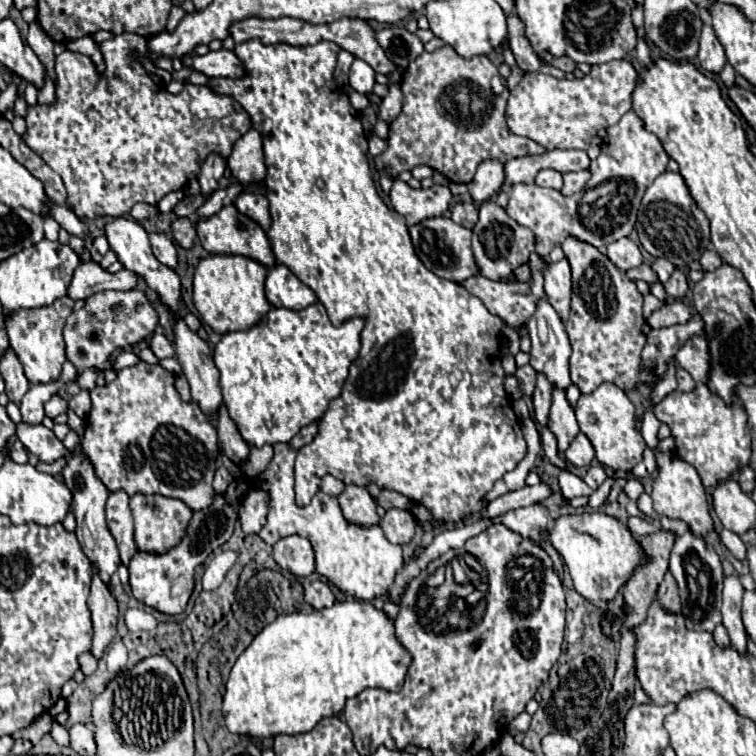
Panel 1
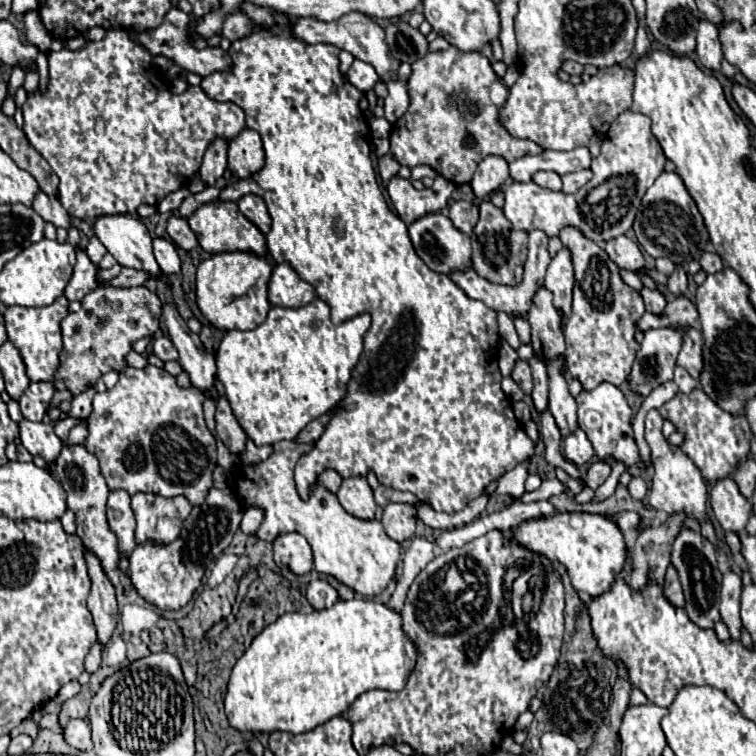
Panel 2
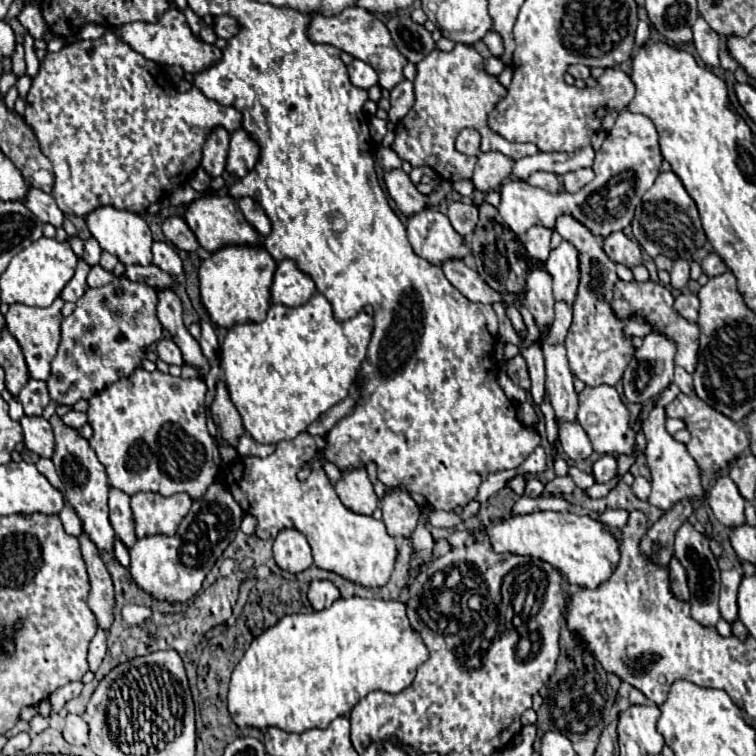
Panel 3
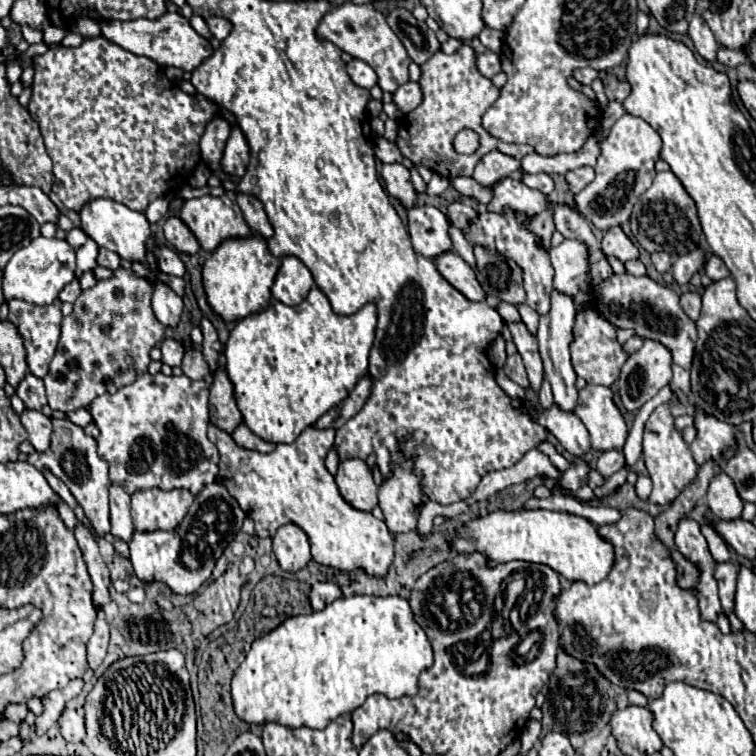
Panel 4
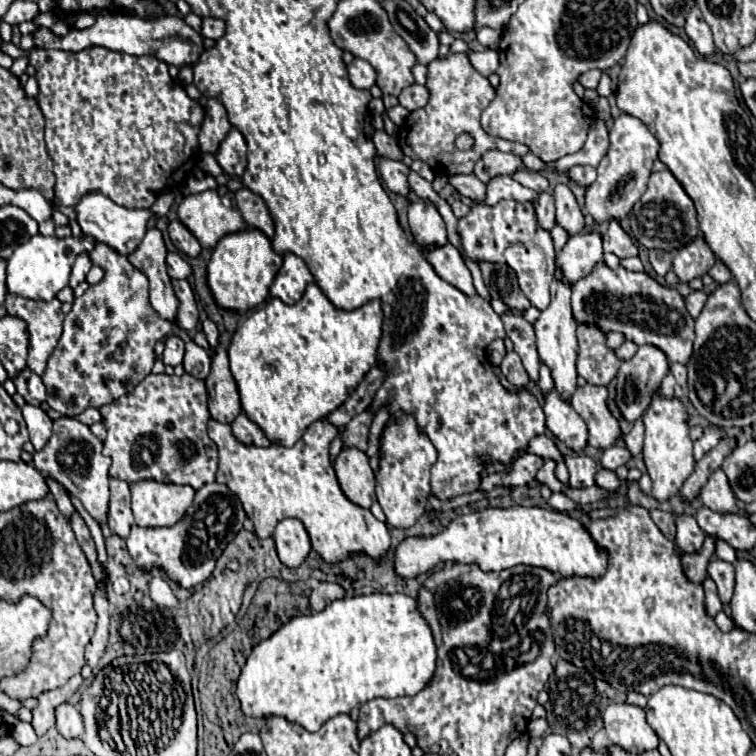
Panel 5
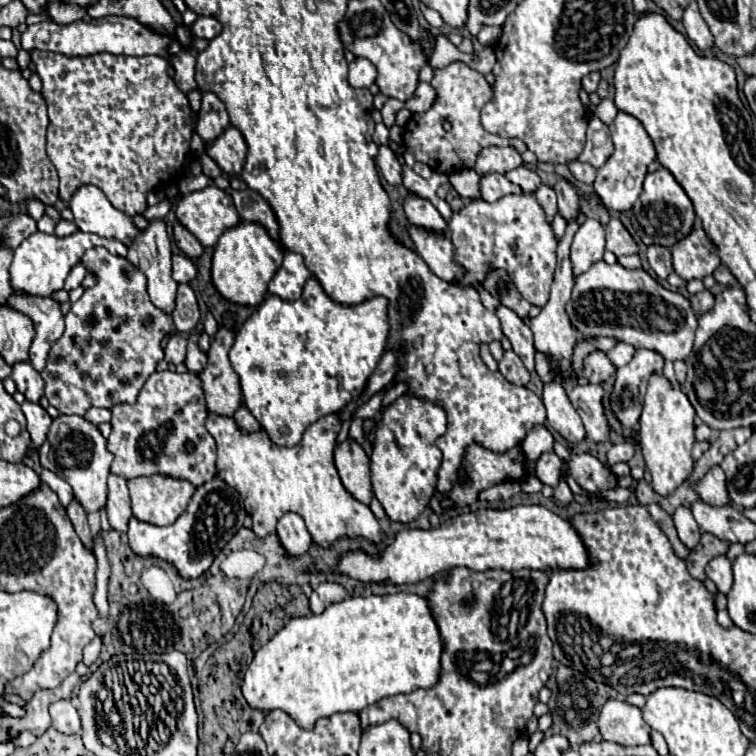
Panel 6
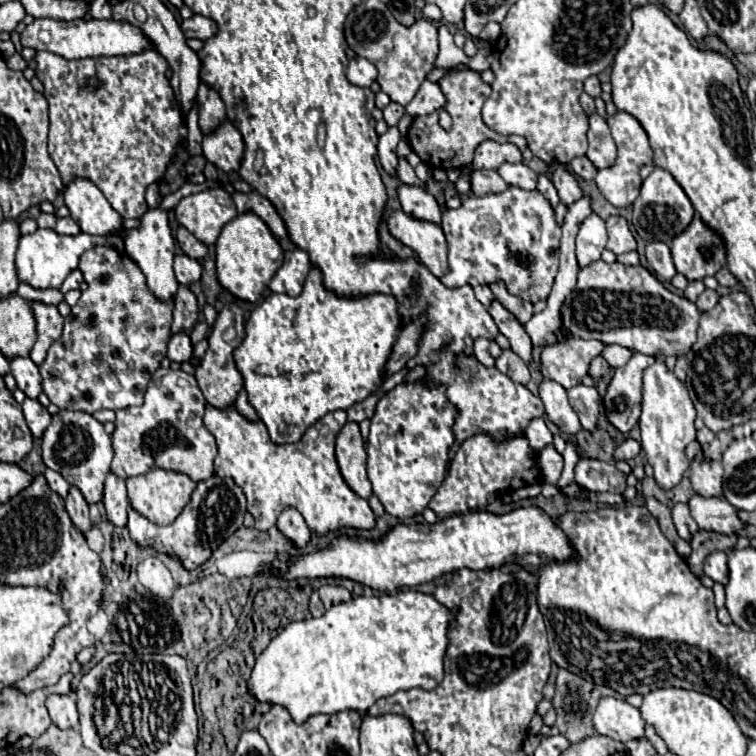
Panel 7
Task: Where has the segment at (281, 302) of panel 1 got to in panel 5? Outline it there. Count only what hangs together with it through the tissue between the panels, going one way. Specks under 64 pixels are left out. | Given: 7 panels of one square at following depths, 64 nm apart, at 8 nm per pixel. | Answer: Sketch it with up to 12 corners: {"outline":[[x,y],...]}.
{"outline":[[286,254],[270,286],[284,304],[302,298],[314,282],[304,260]]}

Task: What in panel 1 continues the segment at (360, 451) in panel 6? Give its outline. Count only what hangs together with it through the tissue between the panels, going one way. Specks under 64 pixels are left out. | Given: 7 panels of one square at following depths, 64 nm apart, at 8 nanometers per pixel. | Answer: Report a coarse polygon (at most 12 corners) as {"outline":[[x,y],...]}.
{"outline":[[350,484],[338,496],[344,518],[362,528],[378,526],[376,502]]}

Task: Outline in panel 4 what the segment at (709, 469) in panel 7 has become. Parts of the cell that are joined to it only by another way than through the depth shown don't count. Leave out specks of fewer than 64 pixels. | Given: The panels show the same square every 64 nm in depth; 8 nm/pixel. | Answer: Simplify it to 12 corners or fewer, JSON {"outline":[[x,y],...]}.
{"outline":[[716,474],[708,506],[720,520],[740,518],[744,502],[732,478]]}

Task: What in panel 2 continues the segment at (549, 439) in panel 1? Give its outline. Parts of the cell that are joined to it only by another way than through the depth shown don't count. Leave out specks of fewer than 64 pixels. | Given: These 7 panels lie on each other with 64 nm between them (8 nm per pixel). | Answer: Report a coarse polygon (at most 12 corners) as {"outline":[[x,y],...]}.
{"outline":[[548,410],[540,418],[546,460],[572,478],[578,468],[560,454],[562,438]]}

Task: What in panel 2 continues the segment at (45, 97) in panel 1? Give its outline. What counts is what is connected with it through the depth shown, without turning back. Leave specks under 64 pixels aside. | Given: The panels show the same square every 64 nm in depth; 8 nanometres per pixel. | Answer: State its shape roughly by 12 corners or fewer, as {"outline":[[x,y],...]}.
{"outline":[[39,52],[39,90],[44,92],[49,81],[47,55]]}

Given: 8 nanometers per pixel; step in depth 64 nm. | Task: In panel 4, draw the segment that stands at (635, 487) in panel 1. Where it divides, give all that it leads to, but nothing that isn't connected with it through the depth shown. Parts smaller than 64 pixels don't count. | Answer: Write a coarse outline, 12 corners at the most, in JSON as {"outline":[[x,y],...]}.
{"outline":[[638,476],[636,494],[648,500],[652,492],[652,480]]}

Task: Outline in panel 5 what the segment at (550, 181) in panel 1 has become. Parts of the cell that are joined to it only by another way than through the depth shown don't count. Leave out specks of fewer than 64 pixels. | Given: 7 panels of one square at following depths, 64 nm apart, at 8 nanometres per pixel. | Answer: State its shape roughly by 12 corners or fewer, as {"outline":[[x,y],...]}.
{"outline":[[518,170],[516,182],[536,192],[548,190],[550,182],[540,172]]}

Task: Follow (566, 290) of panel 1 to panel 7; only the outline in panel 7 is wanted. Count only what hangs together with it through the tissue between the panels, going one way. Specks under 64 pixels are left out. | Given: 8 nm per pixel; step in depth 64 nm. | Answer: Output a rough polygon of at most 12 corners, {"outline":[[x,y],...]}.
{"outline":[[590,214],[576,236],[580,268],[600,260],[606,222]]}

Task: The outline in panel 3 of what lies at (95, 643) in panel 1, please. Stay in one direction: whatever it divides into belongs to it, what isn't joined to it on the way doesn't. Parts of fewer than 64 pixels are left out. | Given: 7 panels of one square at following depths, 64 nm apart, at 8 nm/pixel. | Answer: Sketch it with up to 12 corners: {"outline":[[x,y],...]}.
{"outline":[[78,536],[98,626],[114,622],[114,586],[96,546]]}

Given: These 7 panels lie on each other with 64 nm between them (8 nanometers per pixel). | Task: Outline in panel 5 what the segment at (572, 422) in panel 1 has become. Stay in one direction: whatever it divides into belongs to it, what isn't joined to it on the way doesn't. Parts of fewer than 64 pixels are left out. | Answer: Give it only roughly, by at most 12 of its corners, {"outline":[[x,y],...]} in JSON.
{"outline":[[556,272],[536,320],[540,360],[566,402],[576,390],[578,342],[570,286]]}

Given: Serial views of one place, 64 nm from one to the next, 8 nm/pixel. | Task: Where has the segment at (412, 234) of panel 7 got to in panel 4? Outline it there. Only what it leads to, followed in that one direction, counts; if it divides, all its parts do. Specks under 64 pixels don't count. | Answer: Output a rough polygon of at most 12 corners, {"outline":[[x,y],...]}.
{"outline":[[456,254],[436,260],[438,272],[468,300],[486,298],[476,272]]}

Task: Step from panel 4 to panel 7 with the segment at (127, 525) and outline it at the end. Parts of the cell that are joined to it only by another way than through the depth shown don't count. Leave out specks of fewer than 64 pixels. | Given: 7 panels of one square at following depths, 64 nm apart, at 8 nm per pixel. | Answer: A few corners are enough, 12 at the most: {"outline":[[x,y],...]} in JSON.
{"outline":[[106,478],[104,506],[114,526],[126,526],[126,482]]}

